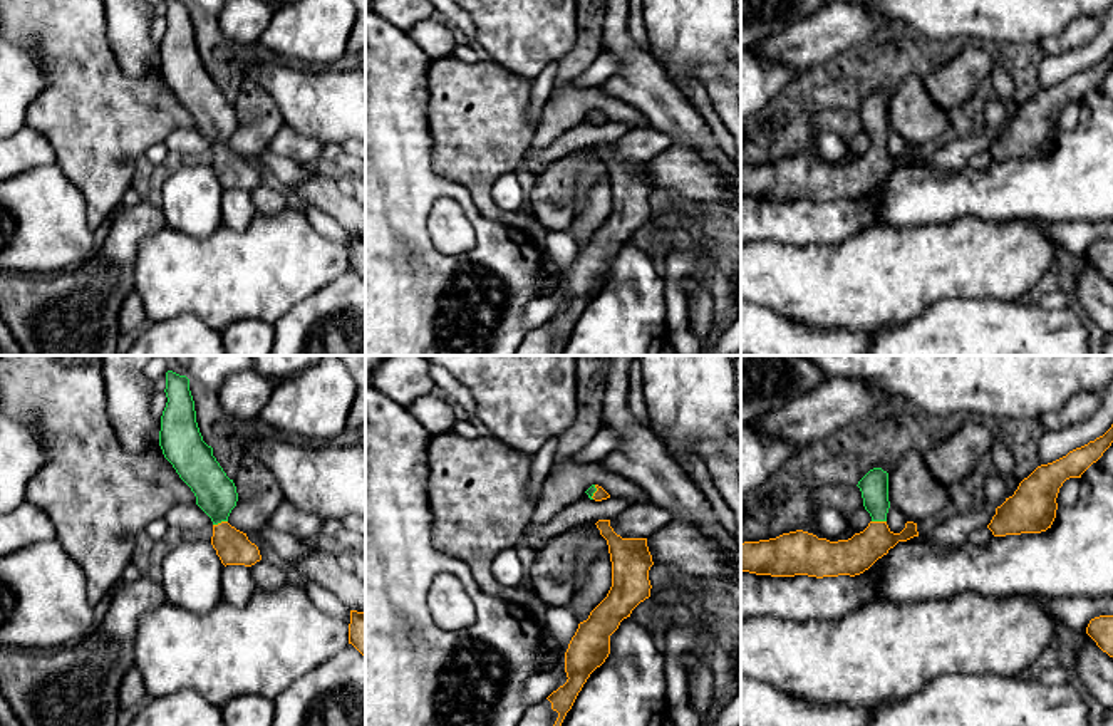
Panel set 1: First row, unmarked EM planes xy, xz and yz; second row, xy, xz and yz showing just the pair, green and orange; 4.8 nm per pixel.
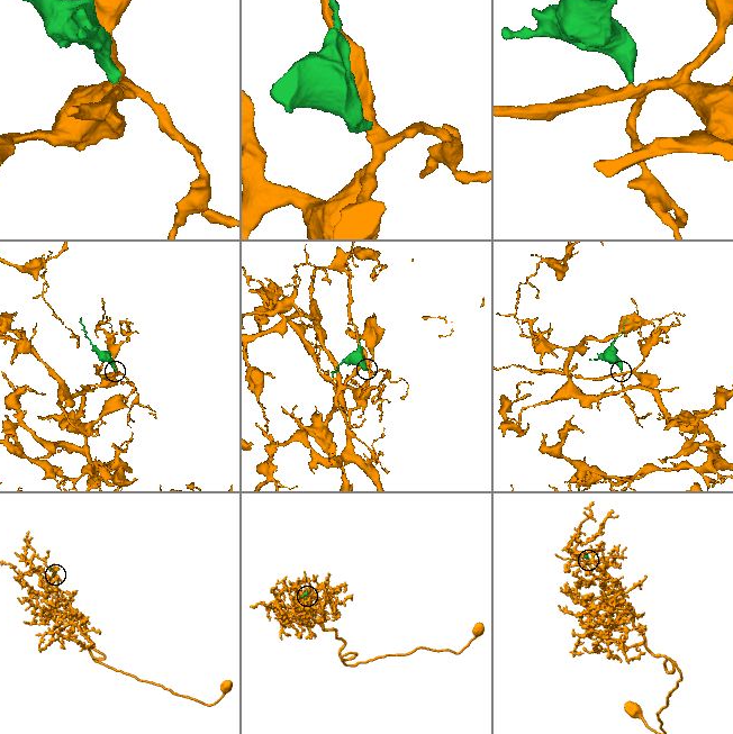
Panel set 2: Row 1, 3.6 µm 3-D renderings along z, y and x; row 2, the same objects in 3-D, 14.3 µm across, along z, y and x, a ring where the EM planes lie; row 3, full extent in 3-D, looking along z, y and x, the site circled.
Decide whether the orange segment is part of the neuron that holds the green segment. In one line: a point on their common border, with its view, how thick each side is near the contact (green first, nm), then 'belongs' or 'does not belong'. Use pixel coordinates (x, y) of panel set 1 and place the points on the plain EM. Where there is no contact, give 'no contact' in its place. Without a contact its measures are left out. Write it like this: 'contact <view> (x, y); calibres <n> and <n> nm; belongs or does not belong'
contact xy (220, 146); calibres 190 and 160 nm; belongs

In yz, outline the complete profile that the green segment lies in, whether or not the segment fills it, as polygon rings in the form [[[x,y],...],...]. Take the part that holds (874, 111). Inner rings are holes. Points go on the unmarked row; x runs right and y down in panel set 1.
[[[870,94],[857,109],[863,131],[870,137],[868,151],[848,164],[830,166],[796,154],[776,163],[744,166],[741,169],[741,196],[771,201],[838,201],[860,200],[898,166],[919,161],[917,148],[907,146],[900,158],[887,149],[888,97]]]

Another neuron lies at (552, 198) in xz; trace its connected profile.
[[[580,149],[550,163],[546,171],[535,178],[528,205],[546,231],[570,230],[577,216],[573,205],[582,194],[578,174],[593,159],[600,159],[597,149]]]

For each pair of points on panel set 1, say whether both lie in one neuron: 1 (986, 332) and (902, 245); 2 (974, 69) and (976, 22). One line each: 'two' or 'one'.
1: two
2: two

